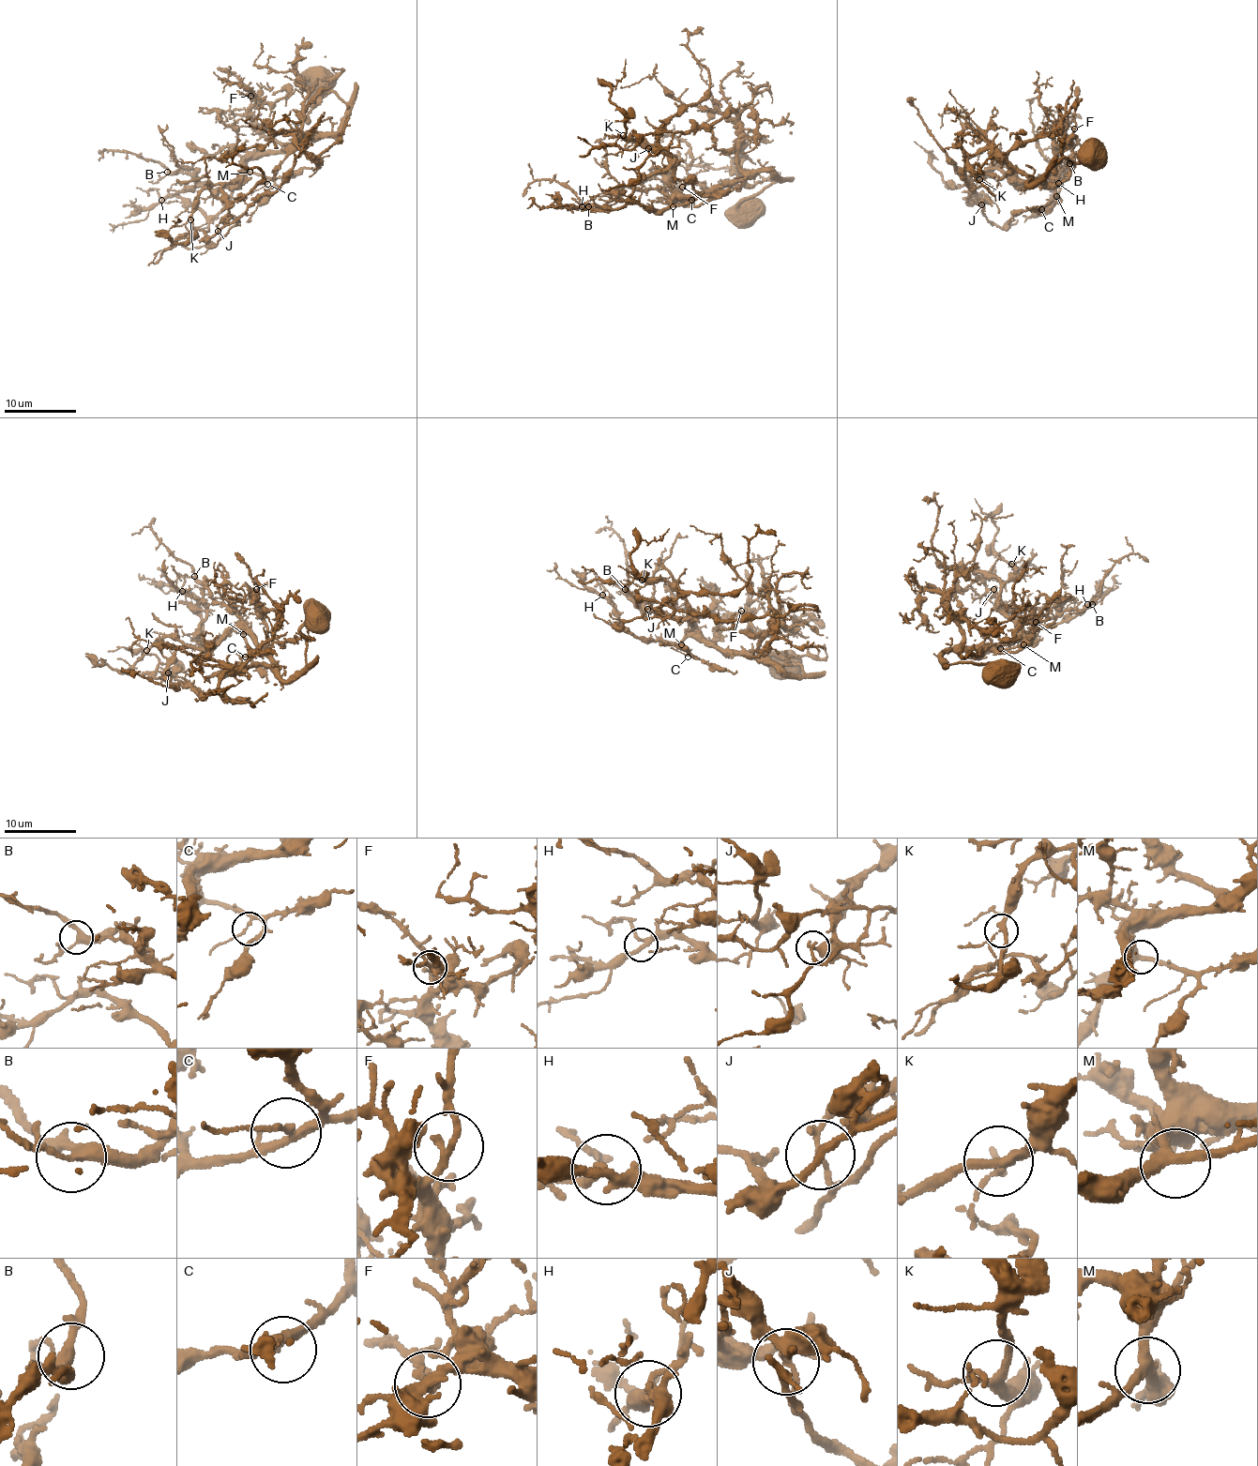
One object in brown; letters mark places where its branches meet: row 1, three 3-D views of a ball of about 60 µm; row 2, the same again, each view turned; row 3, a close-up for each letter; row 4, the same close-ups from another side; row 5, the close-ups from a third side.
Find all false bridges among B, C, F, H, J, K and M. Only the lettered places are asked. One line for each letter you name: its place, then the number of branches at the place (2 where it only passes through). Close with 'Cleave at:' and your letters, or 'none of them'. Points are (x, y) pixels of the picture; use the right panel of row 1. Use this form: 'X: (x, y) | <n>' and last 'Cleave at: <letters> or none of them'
J: (981, 204) | 2
Cleave at: J

